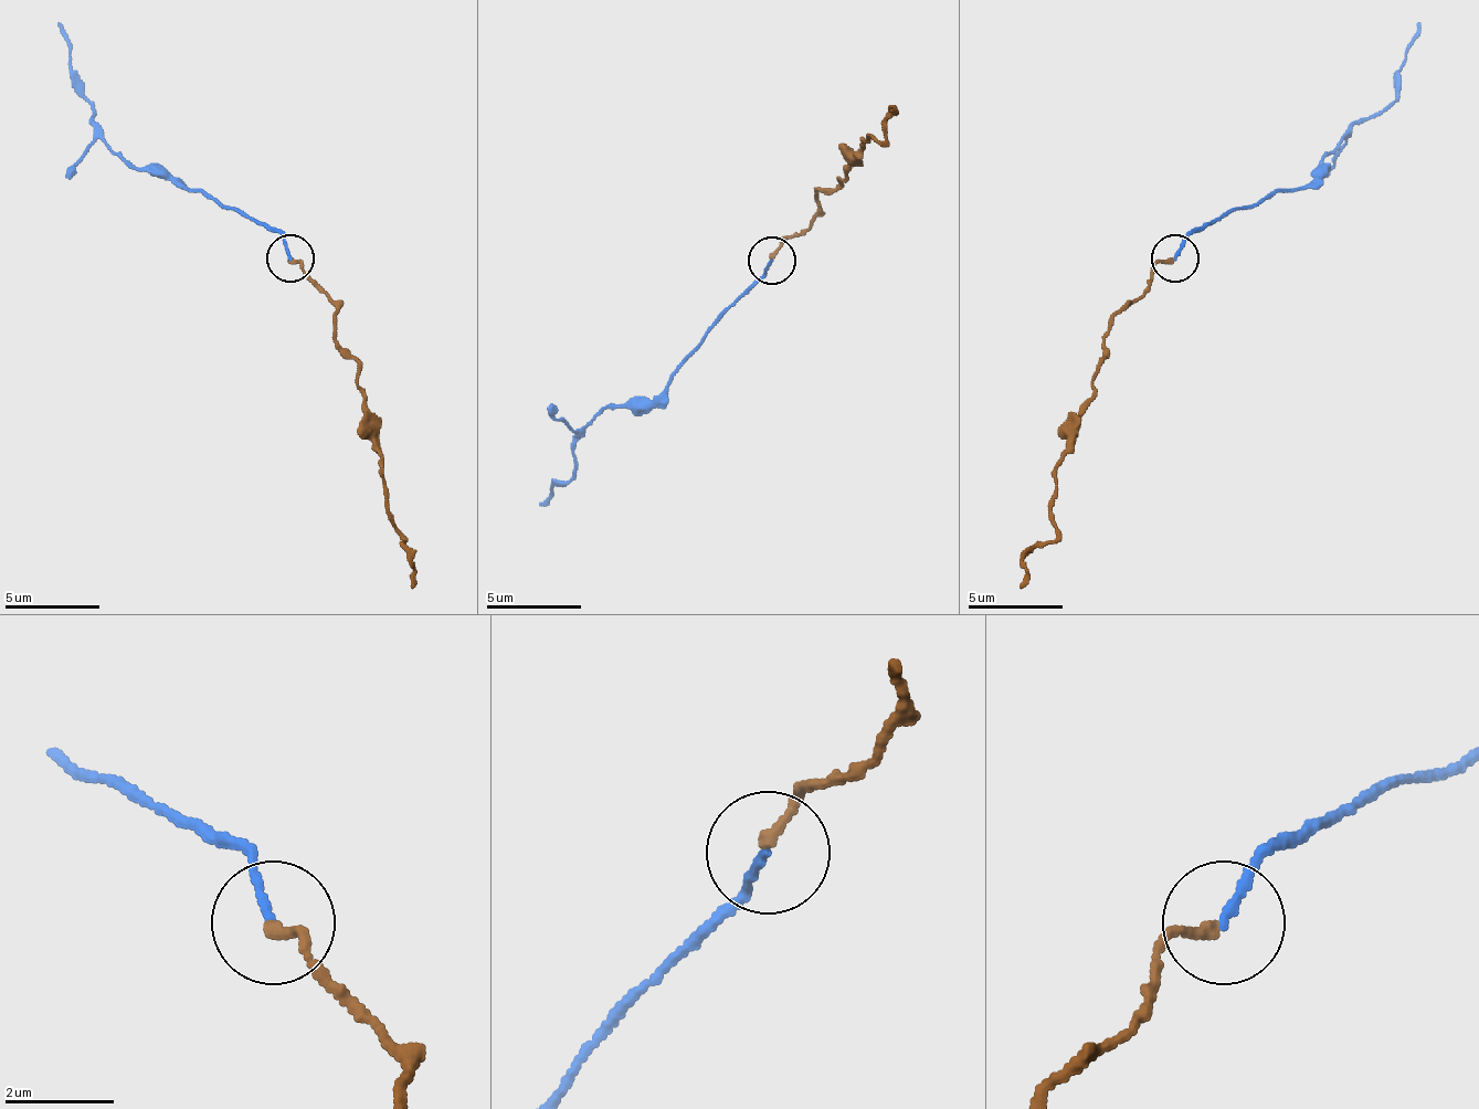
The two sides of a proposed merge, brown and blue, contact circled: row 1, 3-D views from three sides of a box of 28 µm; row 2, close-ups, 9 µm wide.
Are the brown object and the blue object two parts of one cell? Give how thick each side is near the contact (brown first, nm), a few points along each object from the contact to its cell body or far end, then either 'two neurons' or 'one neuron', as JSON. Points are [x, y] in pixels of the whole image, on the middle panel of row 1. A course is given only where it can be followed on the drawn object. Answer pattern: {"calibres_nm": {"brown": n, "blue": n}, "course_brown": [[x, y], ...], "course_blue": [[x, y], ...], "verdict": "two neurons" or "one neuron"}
{"calibres_nm": {"brown": 200, "blue": 150}, "course_brown": [[771, 256], [785, 238], [809, 223], [819, 190], [842, 181], [870, 138], [880, 143], [895, 105]], "course_blue": [[771, 262], [657, 394], [610, 404], [576, 442], [576, 471], [538, 504]], "verdict": "one neuron"}

